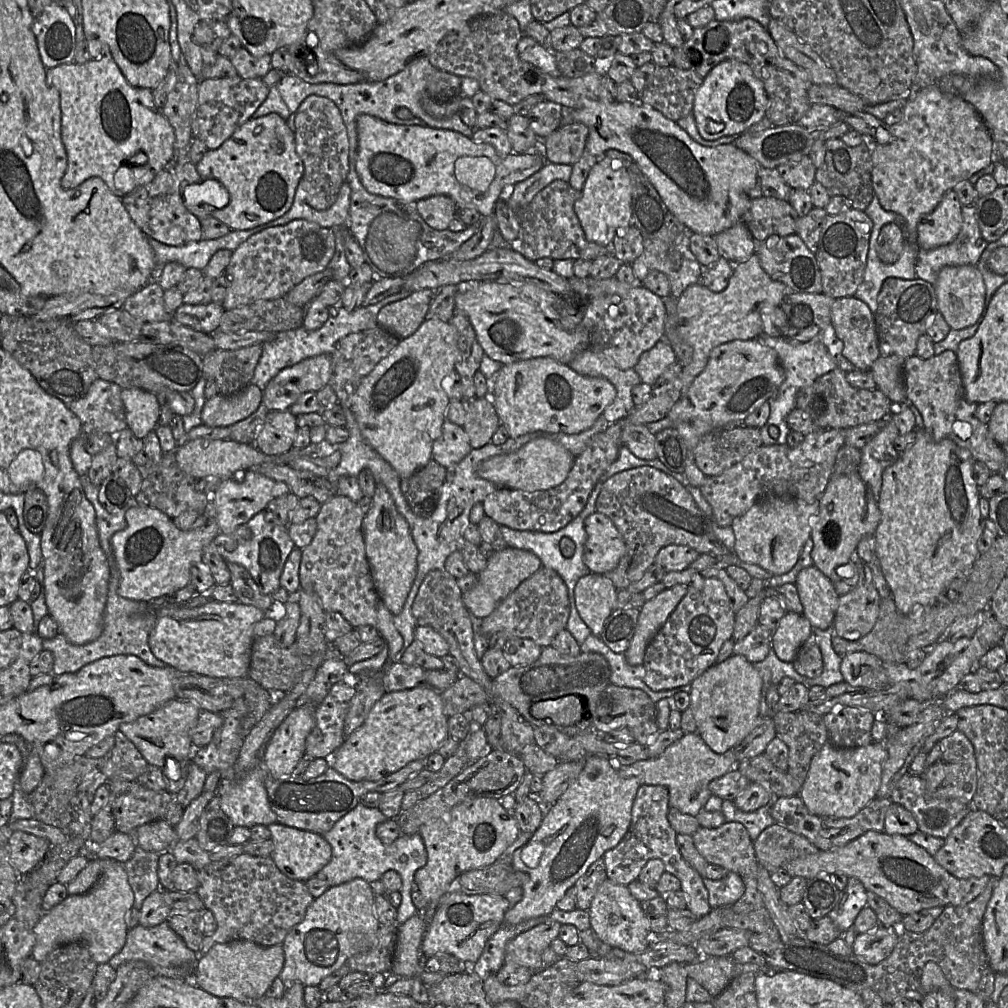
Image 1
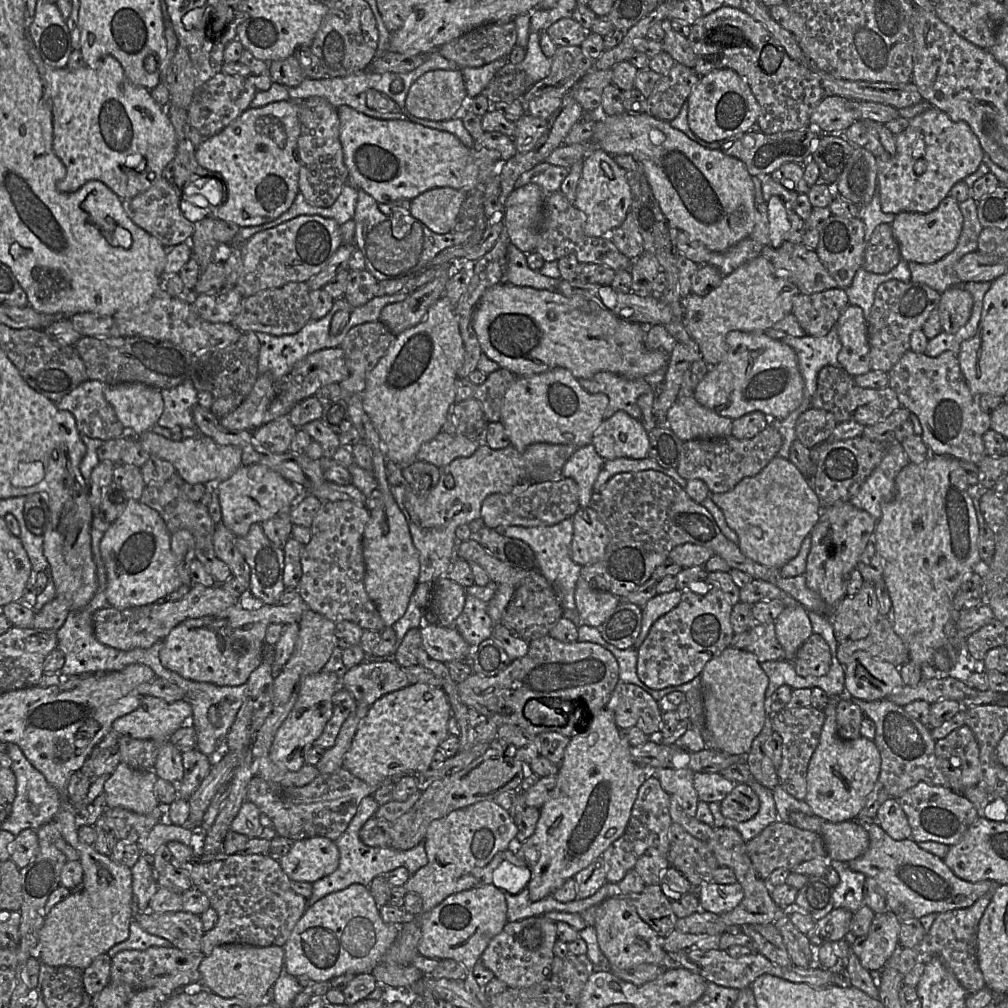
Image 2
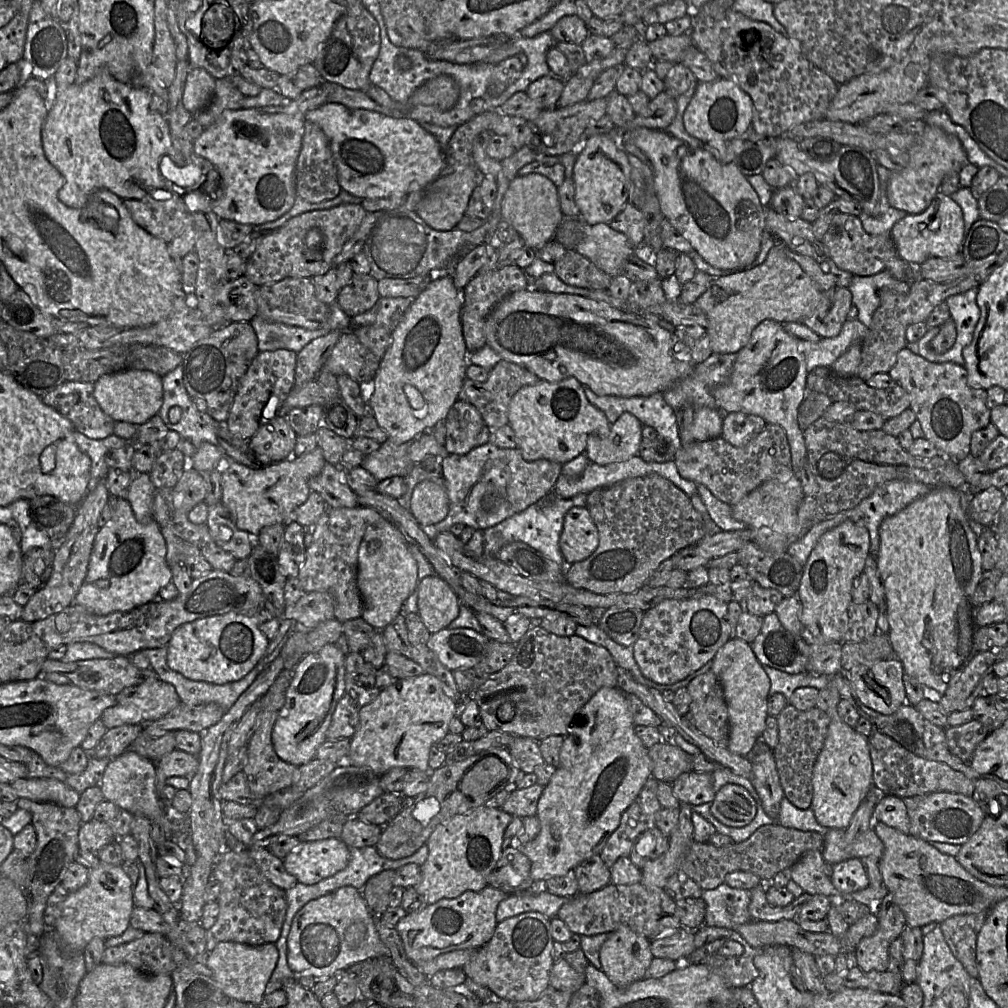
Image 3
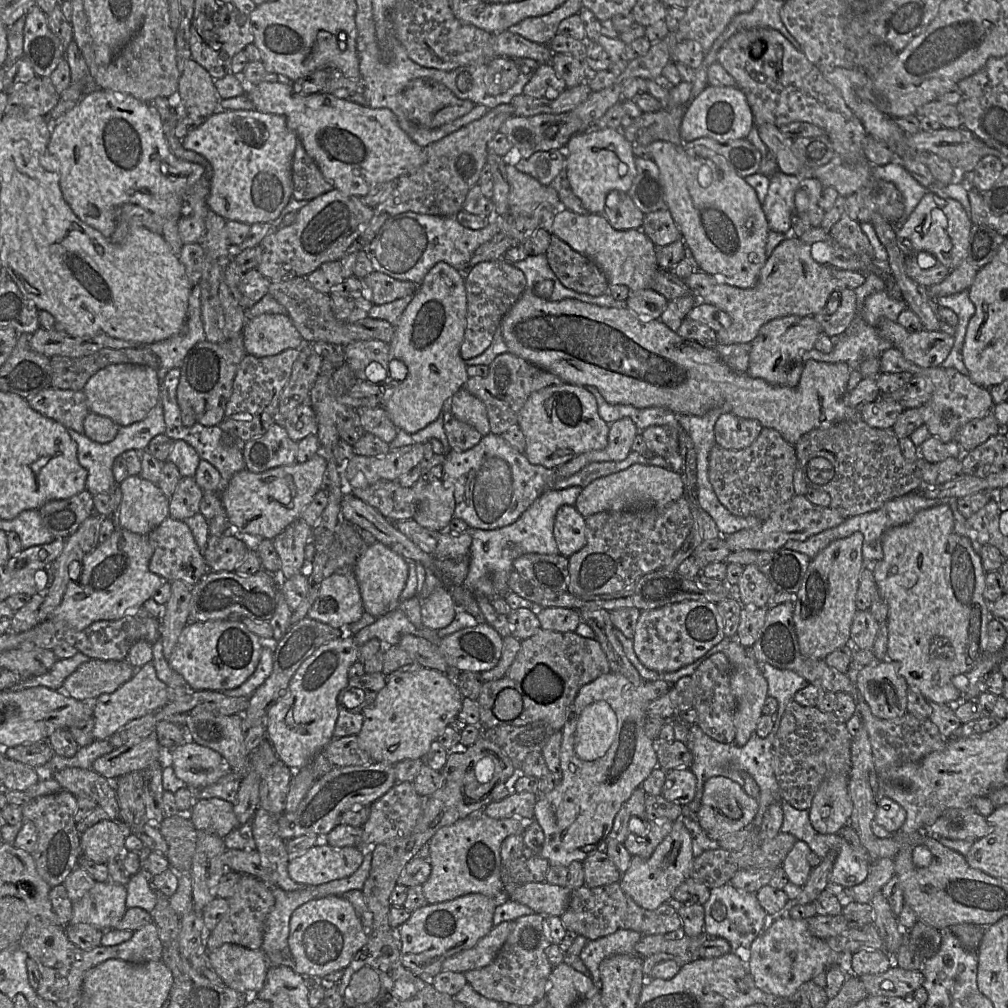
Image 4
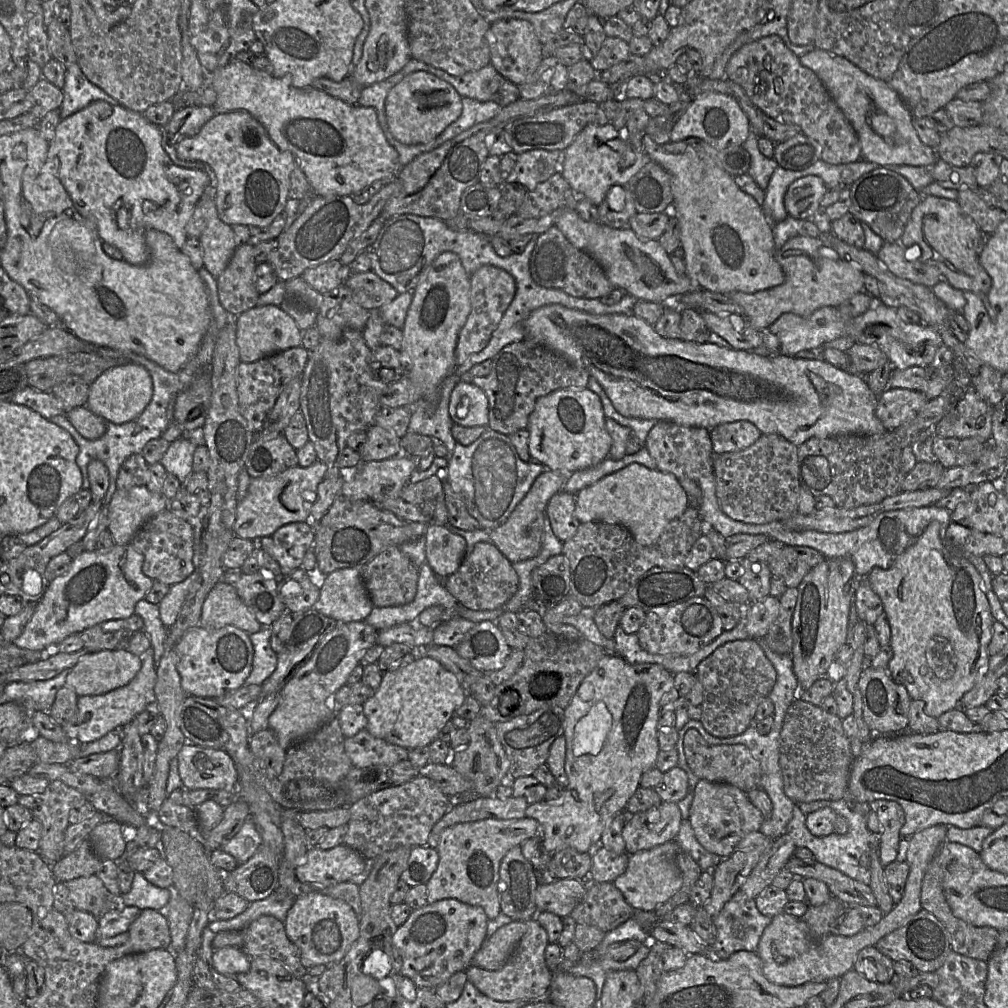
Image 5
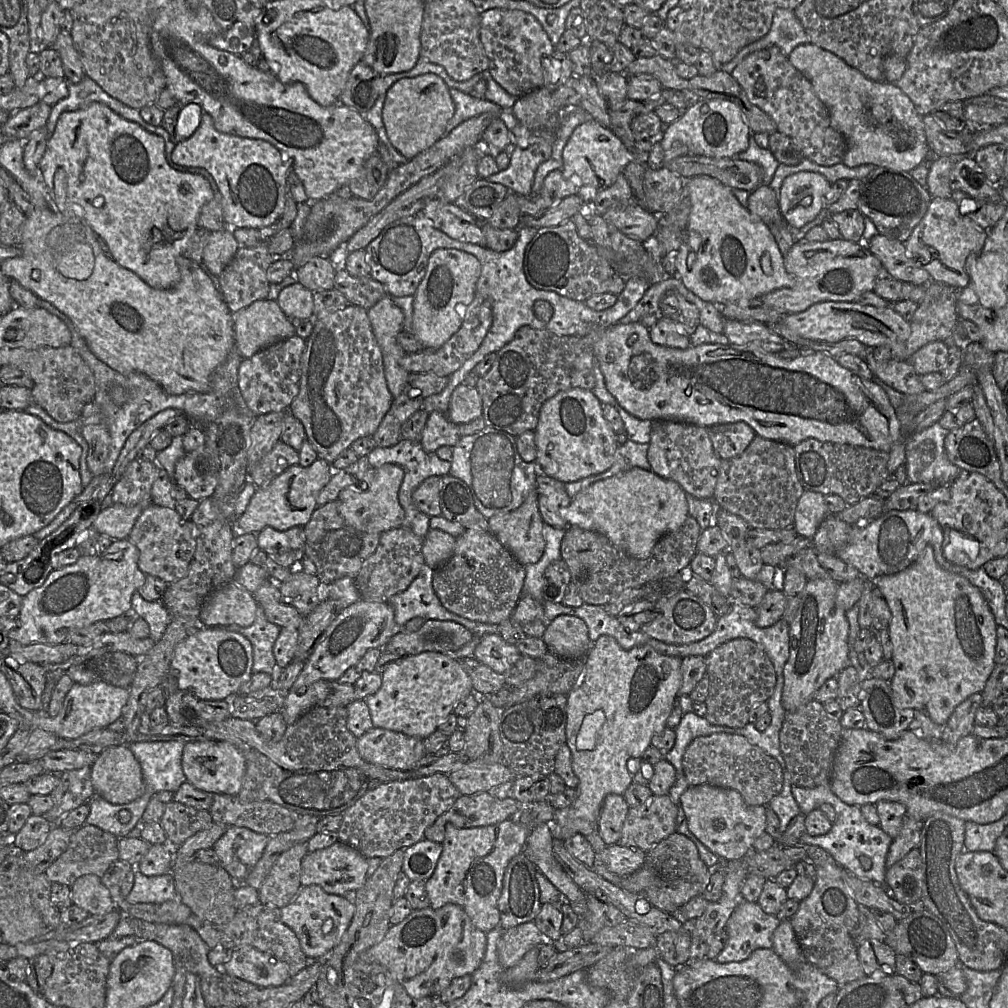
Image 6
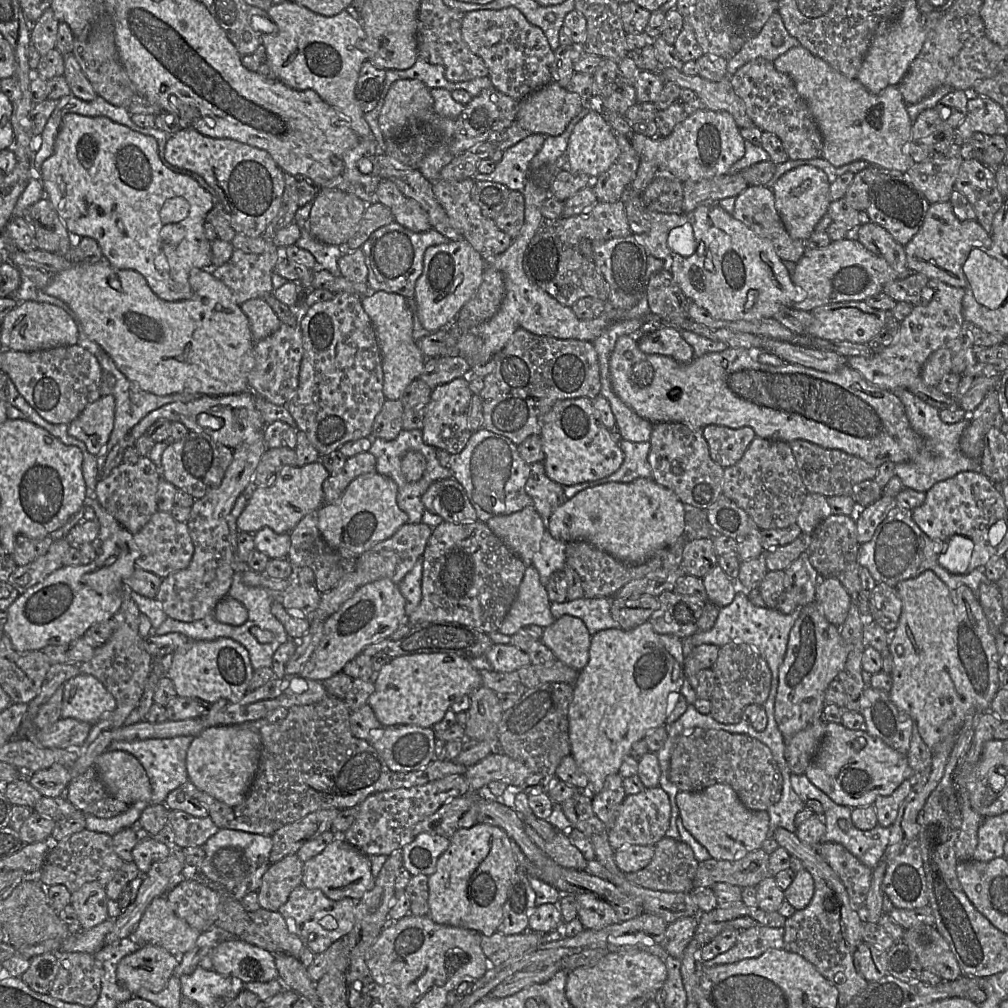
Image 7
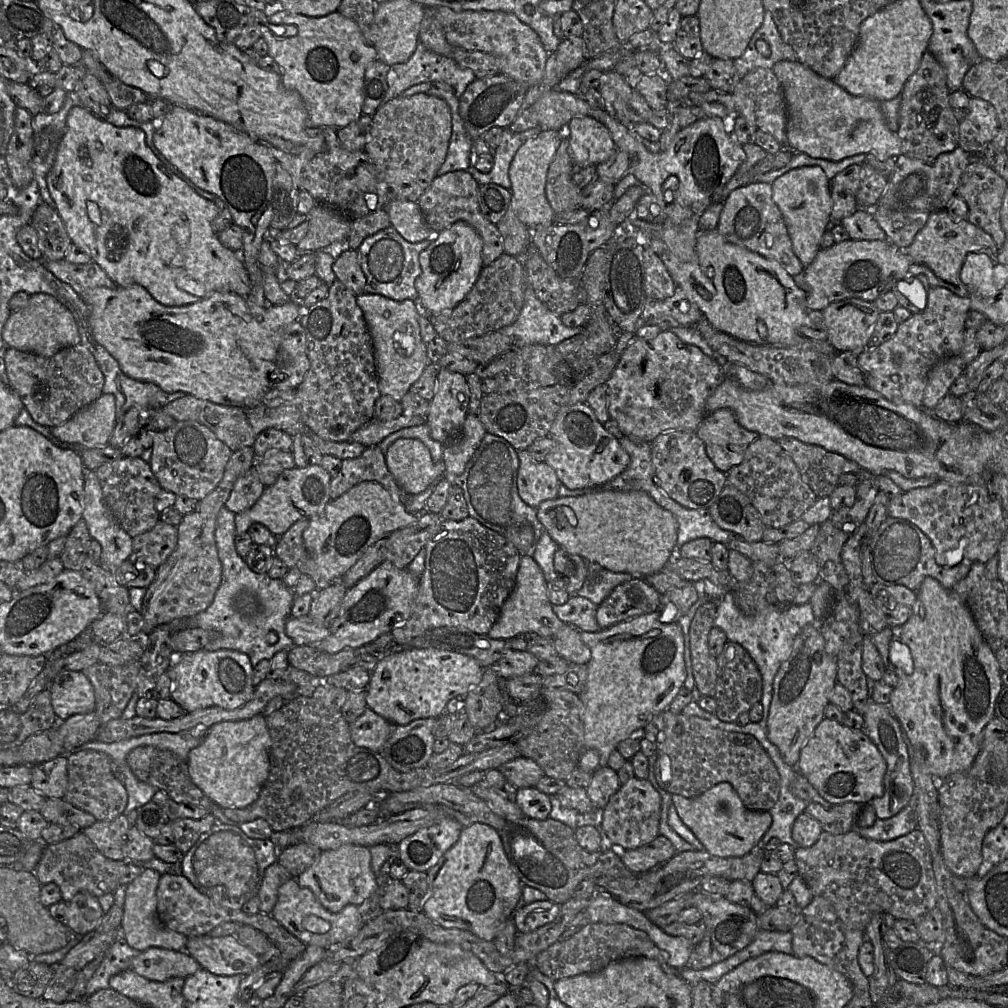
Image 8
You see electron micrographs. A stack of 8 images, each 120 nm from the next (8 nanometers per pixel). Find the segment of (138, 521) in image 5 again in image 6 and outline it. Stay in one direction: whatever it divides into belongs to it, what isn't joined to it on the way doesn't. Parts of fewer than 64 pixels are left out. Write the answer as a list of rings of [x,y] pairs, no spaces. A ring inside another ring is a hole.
[[[112,504],[101,510],[92,528],[112,540],[127,539],[143,510],[141,506]]]

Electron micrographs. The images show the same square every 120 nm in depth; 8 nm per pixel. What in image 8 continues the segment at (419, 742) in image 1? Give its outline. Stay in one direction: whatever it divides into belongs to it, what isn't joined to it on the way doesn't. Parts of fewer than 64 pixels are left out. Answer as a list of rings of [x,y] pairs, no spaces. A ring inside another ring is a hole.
[[[424,648],[384,654],[371,673],[366,687],[367,707],[392,723],[407,725],[415,720],[438,718],[446,712],[447,703],[477,686],[484,669],[467,655],[437,649]]]

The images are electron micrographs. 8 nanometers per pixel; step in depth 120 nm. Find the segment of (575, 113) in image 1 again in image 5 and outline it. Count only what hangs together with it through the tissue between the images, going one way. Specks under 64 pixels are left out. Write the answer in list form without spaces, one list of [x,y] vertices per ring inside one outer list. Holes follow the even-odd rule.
[[[650,138],[643,140],[645,152],[666,170],[671,177],[673,194],[672,213],[680,224],[680,247],[684,250],[685,274],[701,288],[730,294],[732,292],[755,293],[781,285],[785,274],[775,257],[776,247],[769,224],[762,207],[737,185],[735,178],[719,166],[711,157],[693,148],[671,154]]]

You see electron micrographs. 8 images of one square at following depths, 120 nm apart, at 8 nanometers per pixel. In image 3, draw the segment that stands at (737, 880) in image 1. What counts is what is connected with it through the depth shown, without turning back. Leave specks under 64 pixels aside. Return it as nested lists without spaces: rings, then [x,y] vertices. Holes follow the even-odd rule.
[[[723,882],[714,889],[703,890],[701,898],[706,904],[705,926],[735,930],[739,925],[753,921],[748,910],[750,890],[733,888]]]

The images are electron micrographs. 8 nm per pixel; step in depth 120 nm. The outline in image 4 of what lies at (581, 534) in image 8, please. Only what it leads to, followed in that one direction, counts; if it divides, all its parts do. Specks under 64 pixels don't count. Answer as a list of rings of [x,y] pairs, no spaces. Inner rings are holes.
[[[634,464],[620,472],[598,478],[582,489],[574,507],[584,517],[606,511],[623,511],[643,505],[664,508],[685,494],[680,473],[652,465]]]

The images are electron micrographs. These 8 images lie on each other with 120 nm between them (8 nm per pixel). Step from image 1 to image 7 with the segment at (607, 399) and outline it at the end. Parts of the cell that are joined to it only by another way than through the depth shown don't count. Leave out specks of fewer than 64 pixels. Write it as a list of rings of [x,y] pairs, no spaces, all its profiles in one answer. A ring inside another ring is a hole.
[[[586,397],[555,403],[544,417],[540,438],[545,473],[548,478],[562,486],[610,476],[620,468],[624,460],[624,454],[612,431],[601,422],[593,407],[593,400]]]

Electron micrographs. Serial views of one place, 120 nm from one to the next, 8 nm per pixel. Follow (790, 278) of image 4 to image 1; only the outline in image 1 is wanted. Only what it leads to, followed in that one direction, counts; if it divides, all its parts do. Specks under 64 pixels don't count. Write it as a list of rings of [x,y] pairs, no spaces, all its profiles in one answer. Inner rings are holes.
[[[743,221],[712,237],[720,256],[734,264],[734,270],[727,287],[721,292],[713,292],[698,282],[689,286],[677,298],[678,333],[693,349],[692,360],[682,368],[681,395],[687,392],[694,379],[705,369],[715,347],[733,340],[758,337],[763,333],[763,311],[780,306],[785,296],[793,293],[789,292],[784,283],[772,280],[761,267],[755,254],[758,242]]]

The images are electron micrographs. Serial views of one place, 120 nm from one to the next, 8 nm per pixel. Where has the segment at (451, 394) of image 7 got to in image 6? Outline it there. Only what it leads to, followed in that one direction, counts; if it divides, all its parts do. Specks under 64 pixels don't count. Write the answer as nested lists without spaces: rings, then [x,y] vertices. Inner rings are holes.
[[[433,411],[422,432],[421,445],[427,452],[435,452],[441,446],[454,447],[461,435],[458,425],[451,422],[443,413]]]

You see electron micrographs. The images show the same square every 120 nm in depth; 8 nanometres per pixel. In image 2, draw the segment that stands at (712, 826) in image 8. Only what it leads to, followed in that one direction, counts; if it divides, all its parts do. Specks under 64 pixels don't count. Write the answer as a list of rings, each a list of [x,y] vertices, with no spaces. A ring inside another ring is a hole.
[[[745,783],[735,784],[733,790],[720,802],[724,817],[744,822],[759,811],[760,801],[752,788]]]

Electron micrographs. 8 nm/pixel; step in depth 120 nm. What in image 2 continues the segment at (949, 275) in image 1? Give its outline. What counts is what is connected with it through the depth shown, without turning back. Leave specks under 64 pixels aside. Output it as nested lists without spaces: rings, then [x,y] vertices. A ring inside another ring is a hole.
[[[961,285],[942,292],[937,305],[942,331],[956,333],[969,320],[972,305],[971,294]]]

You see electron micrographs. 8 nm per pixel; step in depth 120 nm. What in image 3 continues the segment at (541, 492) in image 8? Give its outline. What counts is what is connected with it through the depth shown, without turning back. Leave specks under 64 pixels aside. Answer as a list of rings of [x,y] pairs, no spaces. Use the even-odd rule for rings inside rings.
[[[573,507],[564,517],[559,546],[565,564],[587,559],[598,547],[599,533],[589,509]]]

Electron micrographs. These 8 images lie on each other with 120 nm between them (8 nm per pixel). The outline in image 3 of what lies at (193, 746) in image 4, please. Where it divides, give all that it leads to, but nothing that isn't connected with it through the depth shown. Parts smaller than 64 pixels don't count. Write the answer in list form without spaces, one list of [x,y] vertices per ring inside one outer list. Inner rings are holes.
[[[175,749],[164,755],[157,763],[157,782],[159,796],[169,777],[191,777],[198,769],[199,756]]]

